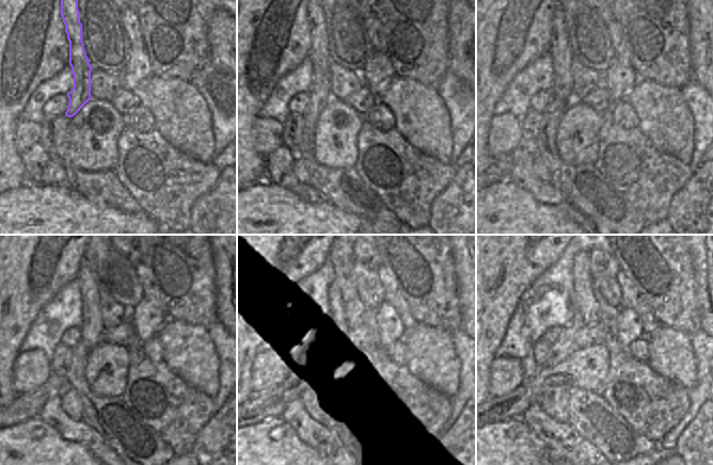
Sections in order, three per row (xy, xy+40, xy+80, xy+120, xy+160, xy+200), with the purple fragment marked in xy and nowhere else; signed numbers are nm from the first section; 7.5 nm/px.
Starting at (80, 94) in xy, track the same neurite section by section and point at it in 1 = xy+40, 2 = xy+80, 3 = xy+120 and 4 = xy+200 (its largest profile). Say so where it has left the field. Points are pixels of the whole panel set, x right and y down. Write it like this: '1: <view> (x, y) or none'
1: xy+40 (319, 95)
2: xy+80 (563, 89)
3: xy+120 (91, 330)
4: xy+200 (565, 346)

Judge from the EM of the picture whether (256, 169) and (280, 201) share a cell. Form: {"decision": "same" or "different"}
{"decision": "different"}

